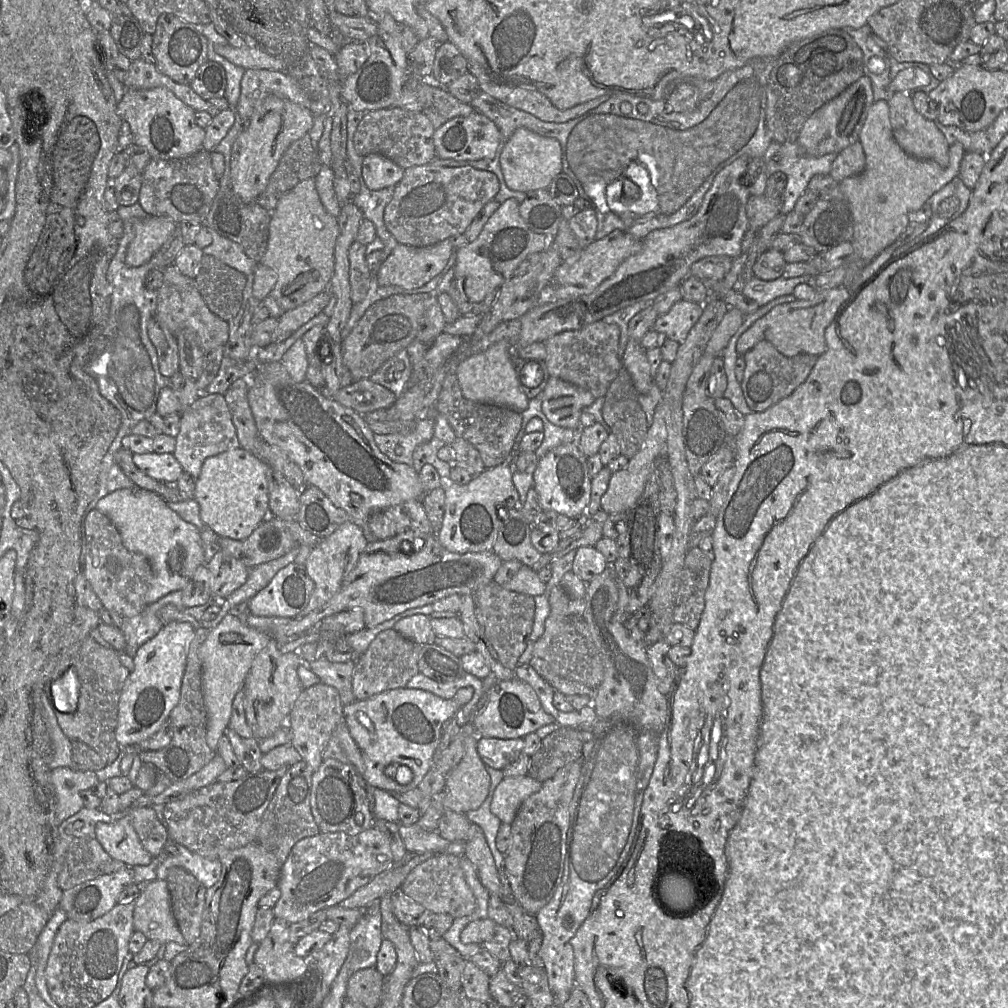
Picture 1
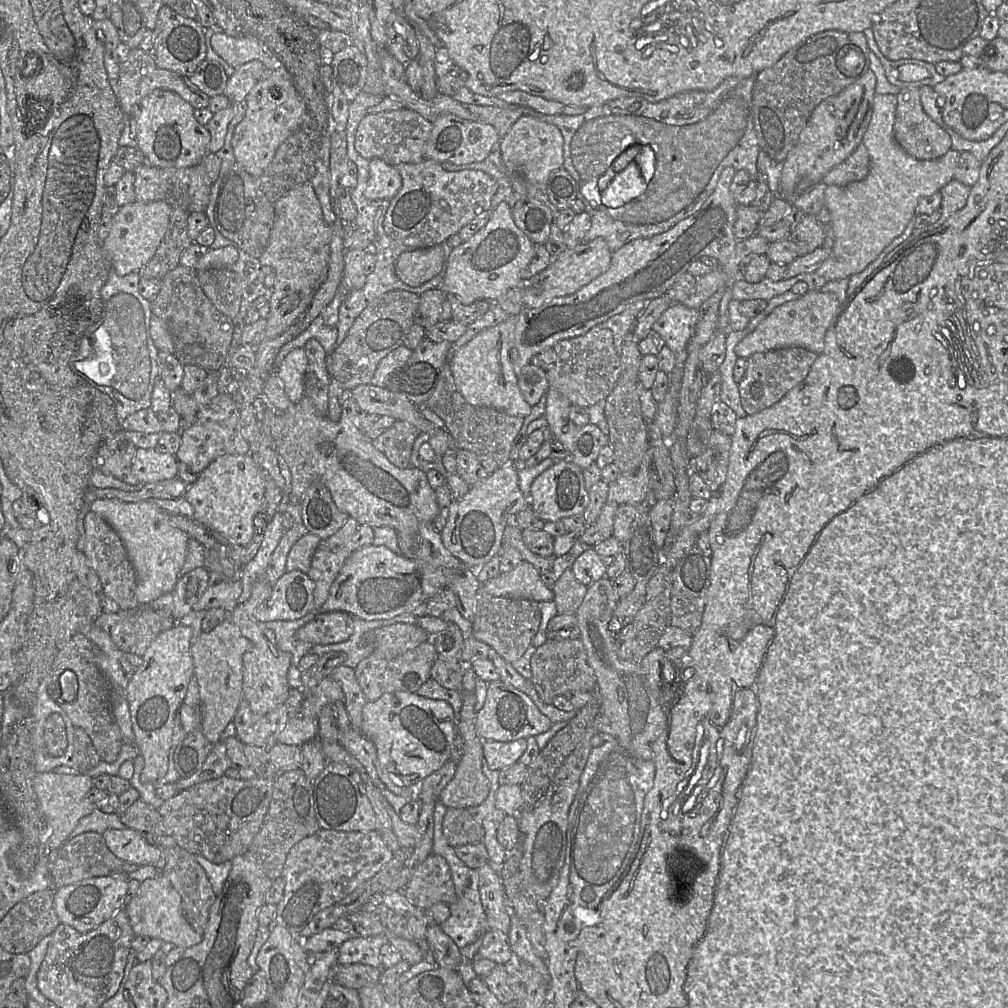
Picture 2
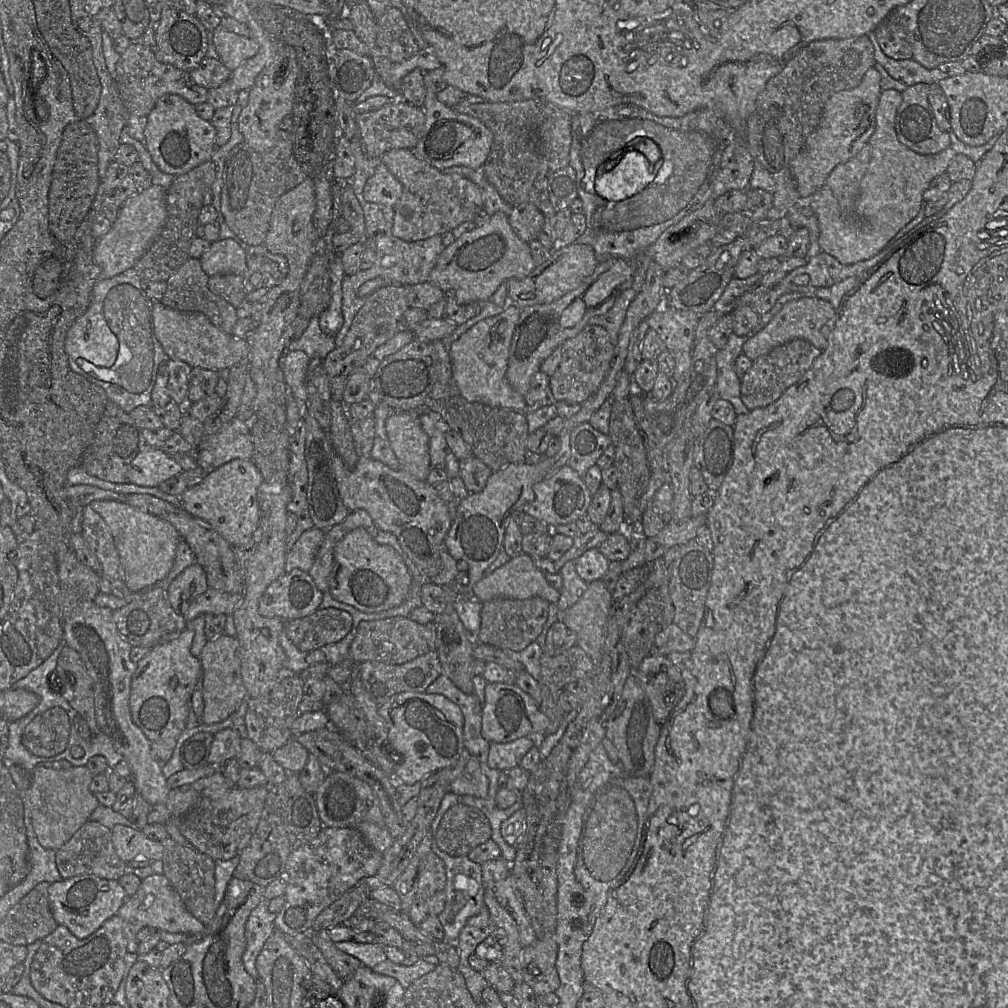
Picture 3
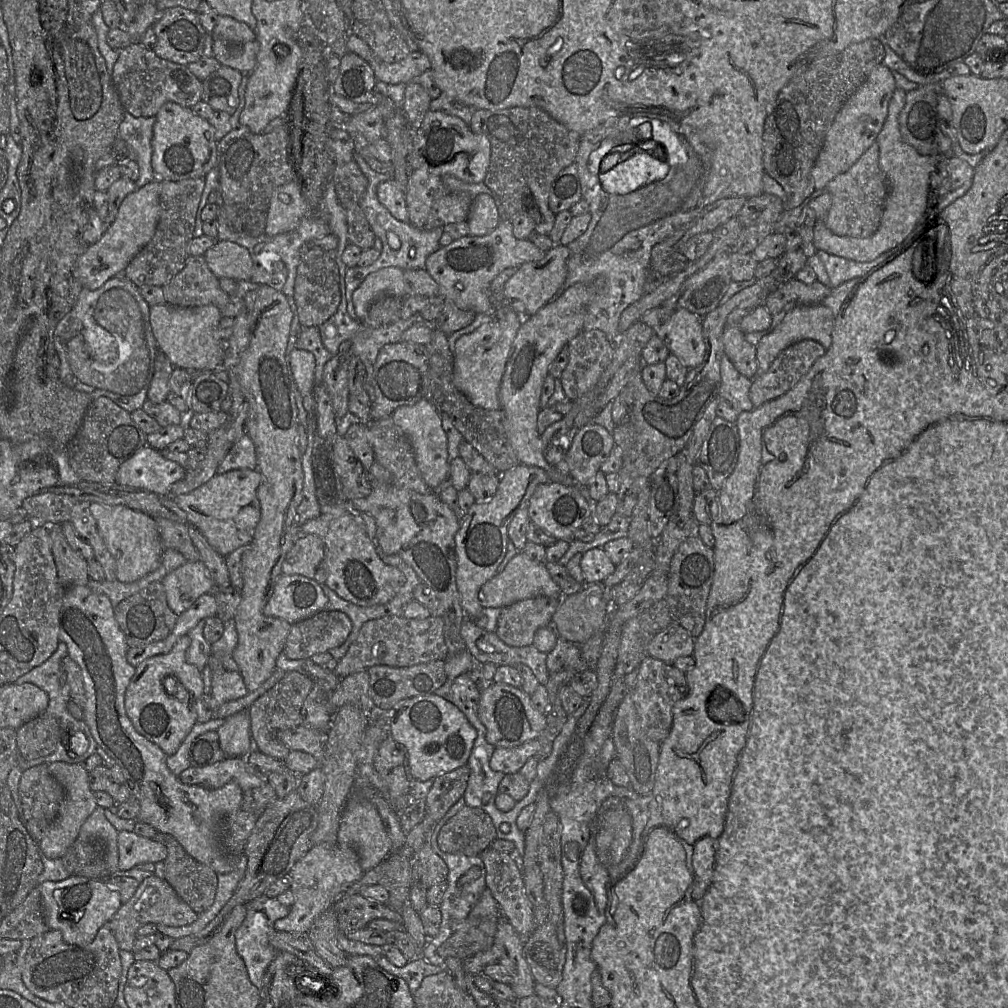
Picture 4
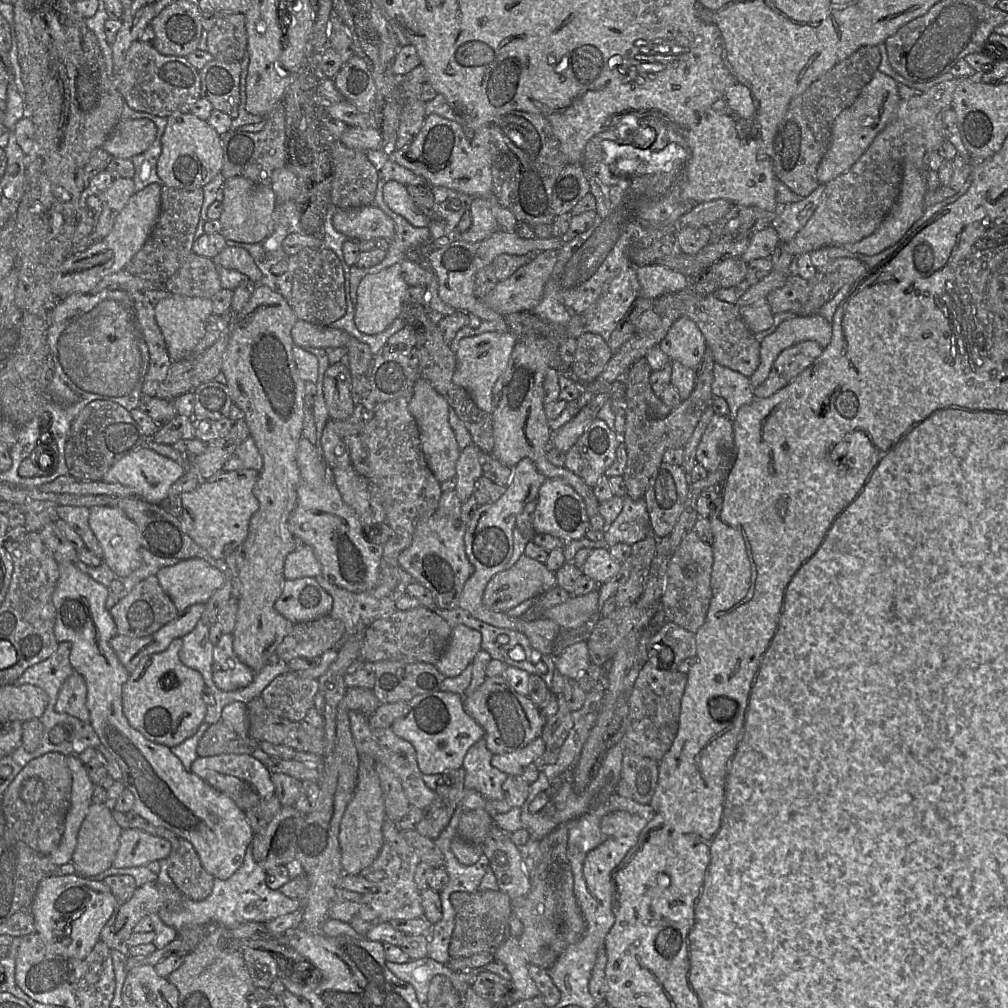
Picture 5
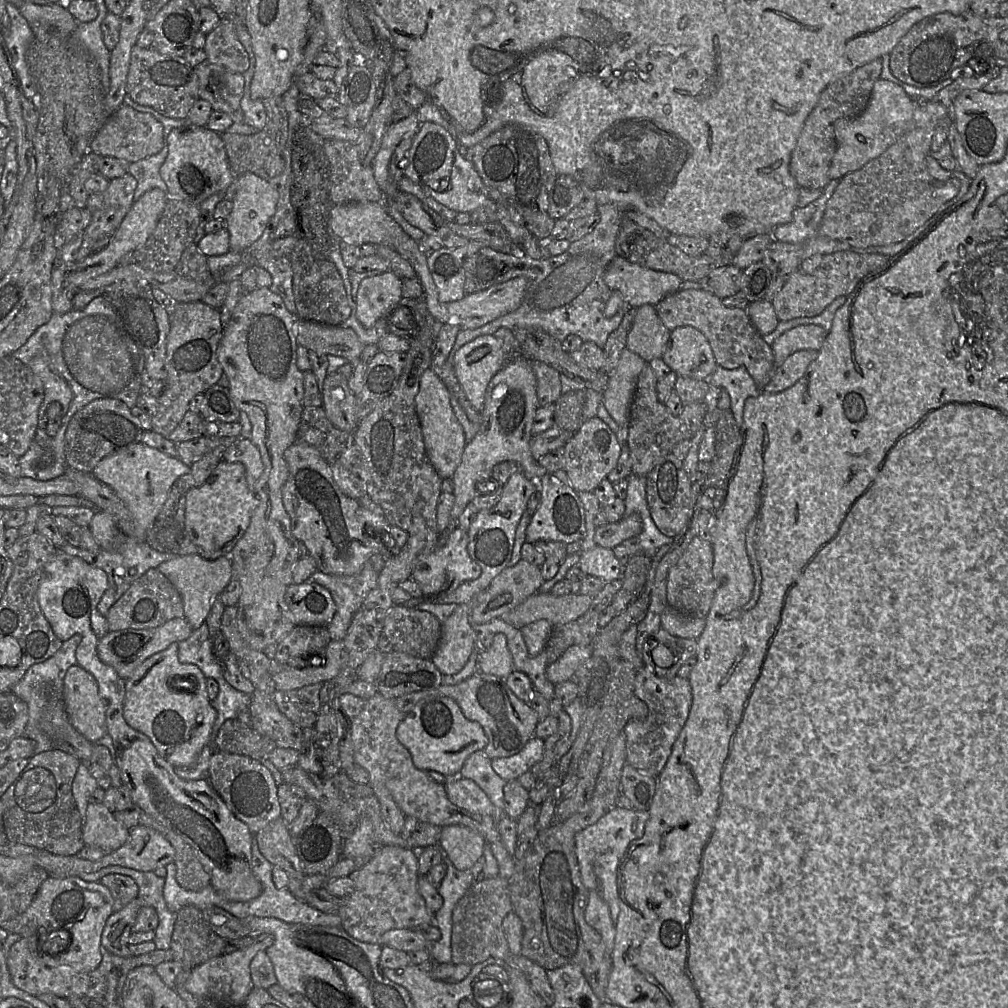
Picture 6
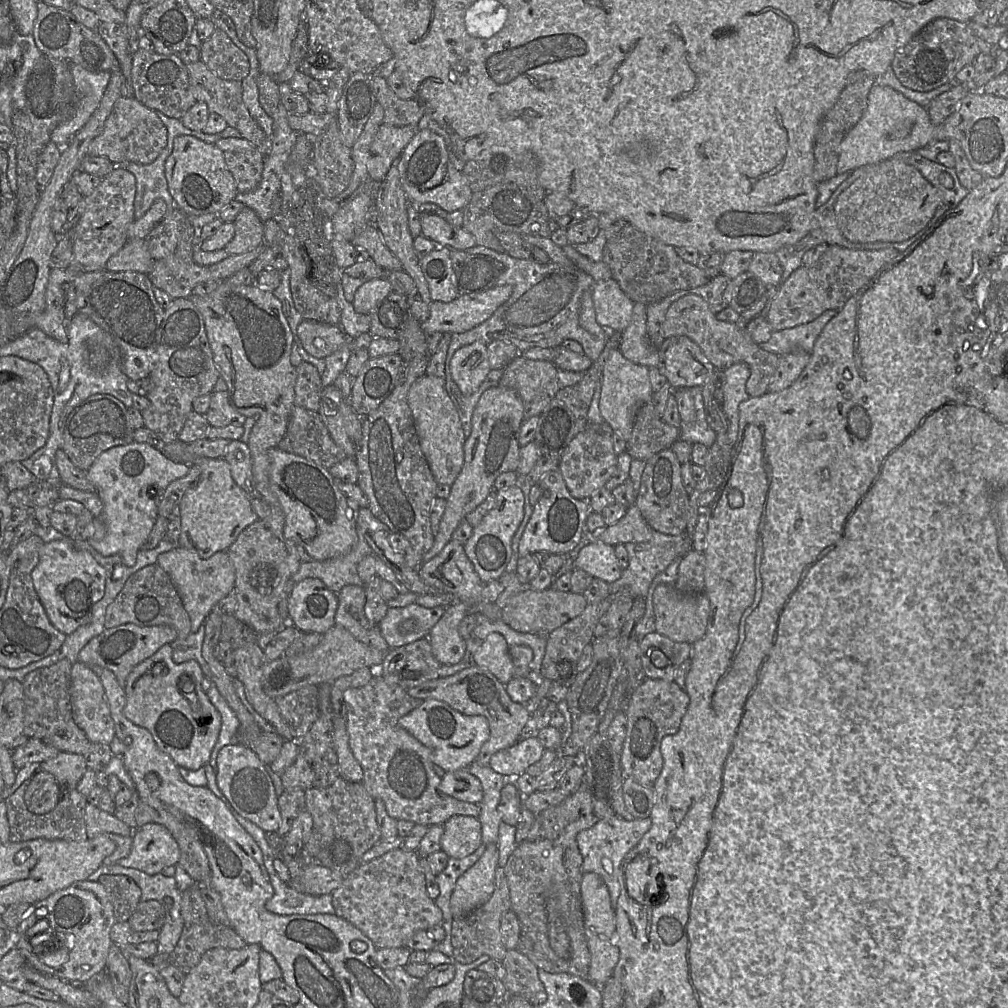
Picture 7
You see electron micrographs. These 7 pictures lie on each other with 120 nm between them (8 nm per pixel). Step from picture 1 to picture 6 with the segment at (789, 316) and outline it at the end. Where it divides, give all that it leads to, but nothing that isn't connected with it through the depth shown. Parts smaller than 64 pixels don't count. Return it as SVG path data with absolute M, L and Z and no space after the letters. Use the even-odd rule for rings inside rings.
M799 325L784 332L771 345L775 368L797 351L819 351L826 336L827 333L818 325Z

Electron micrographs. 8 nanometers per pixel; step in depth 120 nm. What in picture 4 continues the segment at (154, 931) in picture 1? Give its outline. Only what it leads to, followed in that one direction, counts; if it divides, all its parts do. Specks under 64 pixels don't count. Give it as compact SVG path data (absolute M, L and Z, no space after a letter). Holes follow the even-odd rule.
M155 876L145 878L138 886L132 898L122 904L116 914L109 921L109 928L115 936L119 948L125 951L132 951L137 930L147 923L164 925L170 927L181 927L195 922L198 914L185 903L163 878Z

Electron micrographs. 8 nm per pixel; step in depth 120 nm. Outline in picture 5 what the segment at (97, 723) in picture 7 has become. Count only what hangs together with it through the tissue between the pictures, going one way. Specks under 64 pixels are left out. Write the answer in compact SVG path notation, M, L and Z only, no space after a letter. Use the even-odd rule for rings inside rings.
M73 672L62 684L56 702L56 710L73 716L84 723L90 723L90 713L86 705L87 686L85 679Z

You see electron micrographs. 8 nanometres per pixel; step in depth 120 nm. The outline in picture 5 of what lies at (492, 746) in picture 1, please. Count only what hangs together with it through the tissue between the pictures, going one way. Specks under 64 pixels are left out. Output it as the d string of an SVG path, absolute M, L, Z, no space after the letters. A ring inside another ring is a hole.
M537 737L521 749L504 754L493 754L491 765L508 775L521 775L525 768L544 751L544 740Z

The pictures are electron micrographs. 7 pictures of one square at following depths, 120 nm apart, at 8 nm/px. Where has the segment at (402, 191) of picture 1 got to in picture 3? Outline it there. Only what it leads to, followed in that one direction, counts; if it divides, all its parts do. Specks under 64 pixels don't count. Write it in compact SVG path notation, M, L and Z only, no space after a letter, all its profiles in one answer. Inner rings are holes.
M392 149L380 158L400 181L403 193L394 208L392 234L407 242L416 242L451 232L464 222L477 221L483 215L484 201L478 185L457 174L447 175L418 159L410 149Z

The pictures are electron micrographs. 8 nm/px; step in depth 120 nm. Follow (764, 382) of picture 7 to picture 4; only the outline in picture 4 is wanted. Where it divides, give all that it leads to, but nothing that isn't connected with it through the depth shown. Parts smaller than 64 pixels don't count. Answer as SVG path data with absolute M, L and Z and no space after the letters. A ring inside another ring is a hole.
M738 325L725 326L721 341L724 354L736 371L748 379L753 379L757 371L756 346L746 340Z

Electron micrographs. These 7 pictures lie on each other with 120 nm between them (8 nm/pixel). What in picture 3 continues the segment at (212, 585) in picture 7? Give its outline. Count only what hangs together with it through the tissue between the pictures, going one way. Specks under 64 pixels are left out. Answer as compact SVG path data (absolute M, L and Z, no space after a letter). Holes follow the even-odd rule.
M194 563L170 583L167 589L168 599L173 610L183 616L192 602L208 588L204 569Z

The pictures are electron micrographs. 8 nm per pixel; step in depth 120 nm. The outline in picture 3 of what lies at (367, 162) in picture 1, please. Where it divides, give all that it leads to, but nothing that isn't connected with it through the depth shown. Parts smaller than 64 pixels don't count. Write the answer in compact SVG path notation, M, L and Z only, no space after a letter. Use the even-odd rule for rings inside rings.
M377 164L375 173L365 186L363 195L366 201L394 207L400 200L403 186L383 164Z

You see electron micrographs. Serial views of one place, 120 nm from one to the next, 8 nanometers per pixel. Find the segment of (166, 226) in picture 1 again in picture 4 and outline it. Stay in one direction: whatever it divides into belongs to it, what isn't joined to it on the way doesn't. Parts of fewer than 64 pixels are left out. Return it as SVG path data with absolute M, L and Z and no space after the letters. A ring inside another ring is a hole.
M160 181L150 182L128 194L107 231L96 243L88 246L77 259L73 268L73 276L82 284L83 288L95 290L110 278L123 275L130 261L153 237L159 217Z

